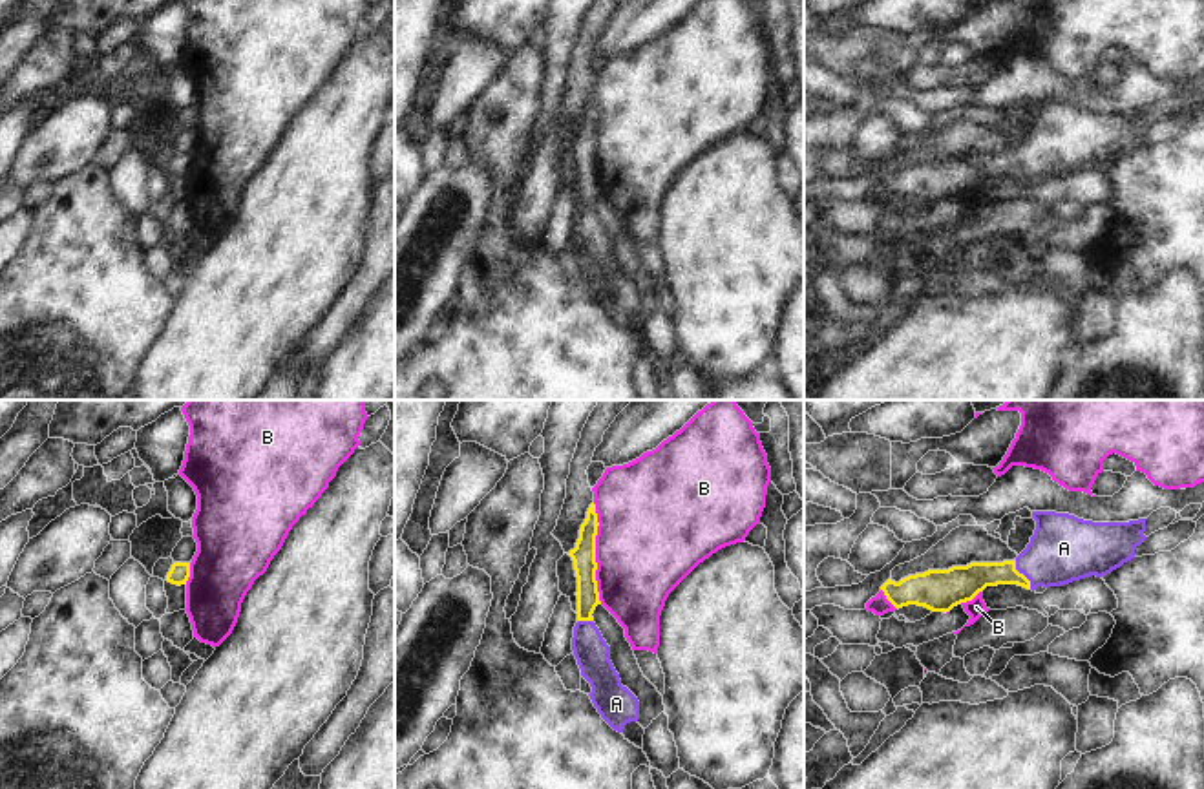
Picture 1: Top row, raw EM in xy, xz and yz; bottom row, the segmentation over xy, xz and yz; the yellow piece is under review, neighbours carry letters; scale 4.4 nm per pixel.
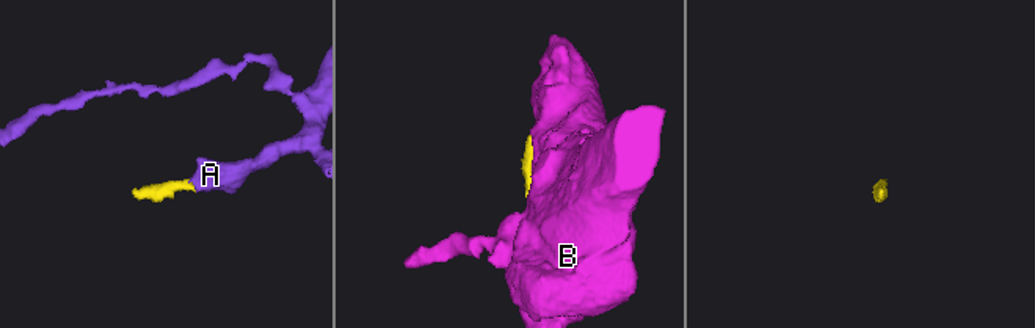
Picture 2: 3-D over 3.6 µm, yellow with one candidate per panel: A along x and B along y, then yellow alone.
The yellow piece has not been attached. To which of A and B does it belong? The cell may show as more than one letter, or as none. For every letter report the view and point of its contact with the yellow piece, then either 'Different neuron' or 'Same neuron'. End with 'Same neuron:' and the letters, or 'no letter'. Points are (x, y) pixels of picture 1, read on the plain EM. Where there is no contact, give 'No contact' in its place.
A: Touches yellow at yz (1024, 167). Same neuron
B: Touches yellow at xz (594, 145). Different neuron
Same neuron: A

